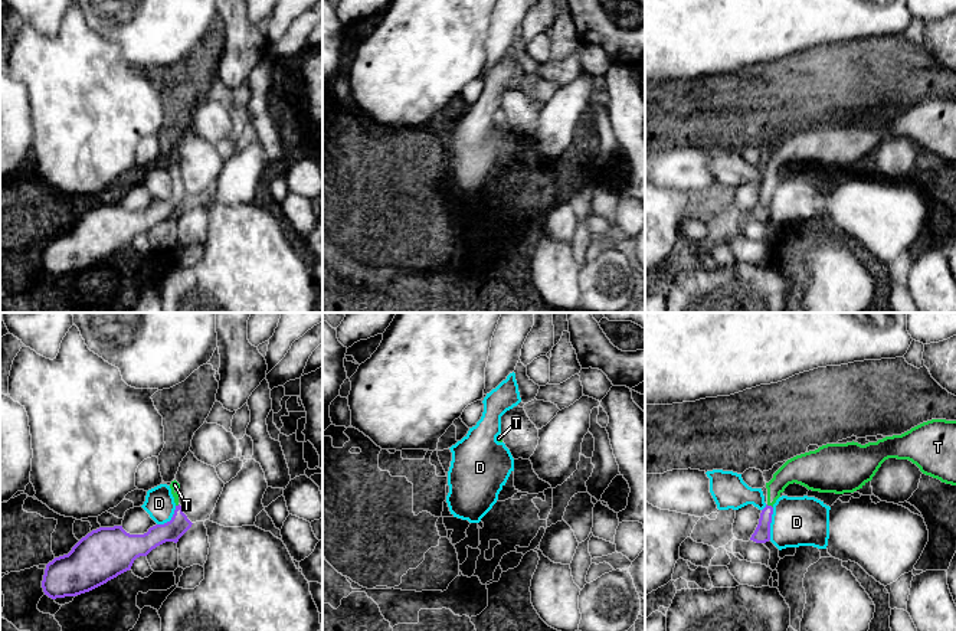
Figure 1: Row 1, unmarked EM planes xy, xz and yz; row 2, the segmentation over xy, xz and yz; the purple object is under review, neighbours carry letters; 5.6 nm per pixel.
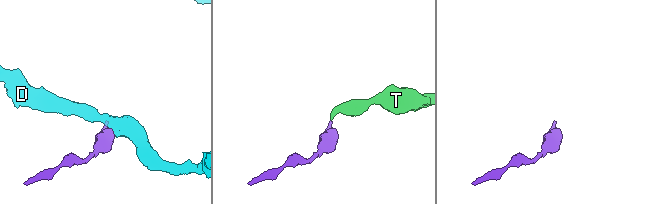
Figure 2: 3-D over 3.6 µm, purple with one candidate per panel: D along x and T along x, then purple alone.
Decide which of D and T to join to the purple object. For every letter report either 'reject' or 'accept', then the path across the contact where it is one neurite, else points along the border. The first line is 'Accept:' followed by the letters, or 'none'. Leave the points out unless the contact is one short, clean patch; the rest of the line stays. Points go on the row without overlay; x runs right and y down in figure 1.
Accept: T
D: reject; border yz (773, 185), (769, 216)
T: accept; way yz (762, 211), (769, 183), (773, 167), (795, 147)

